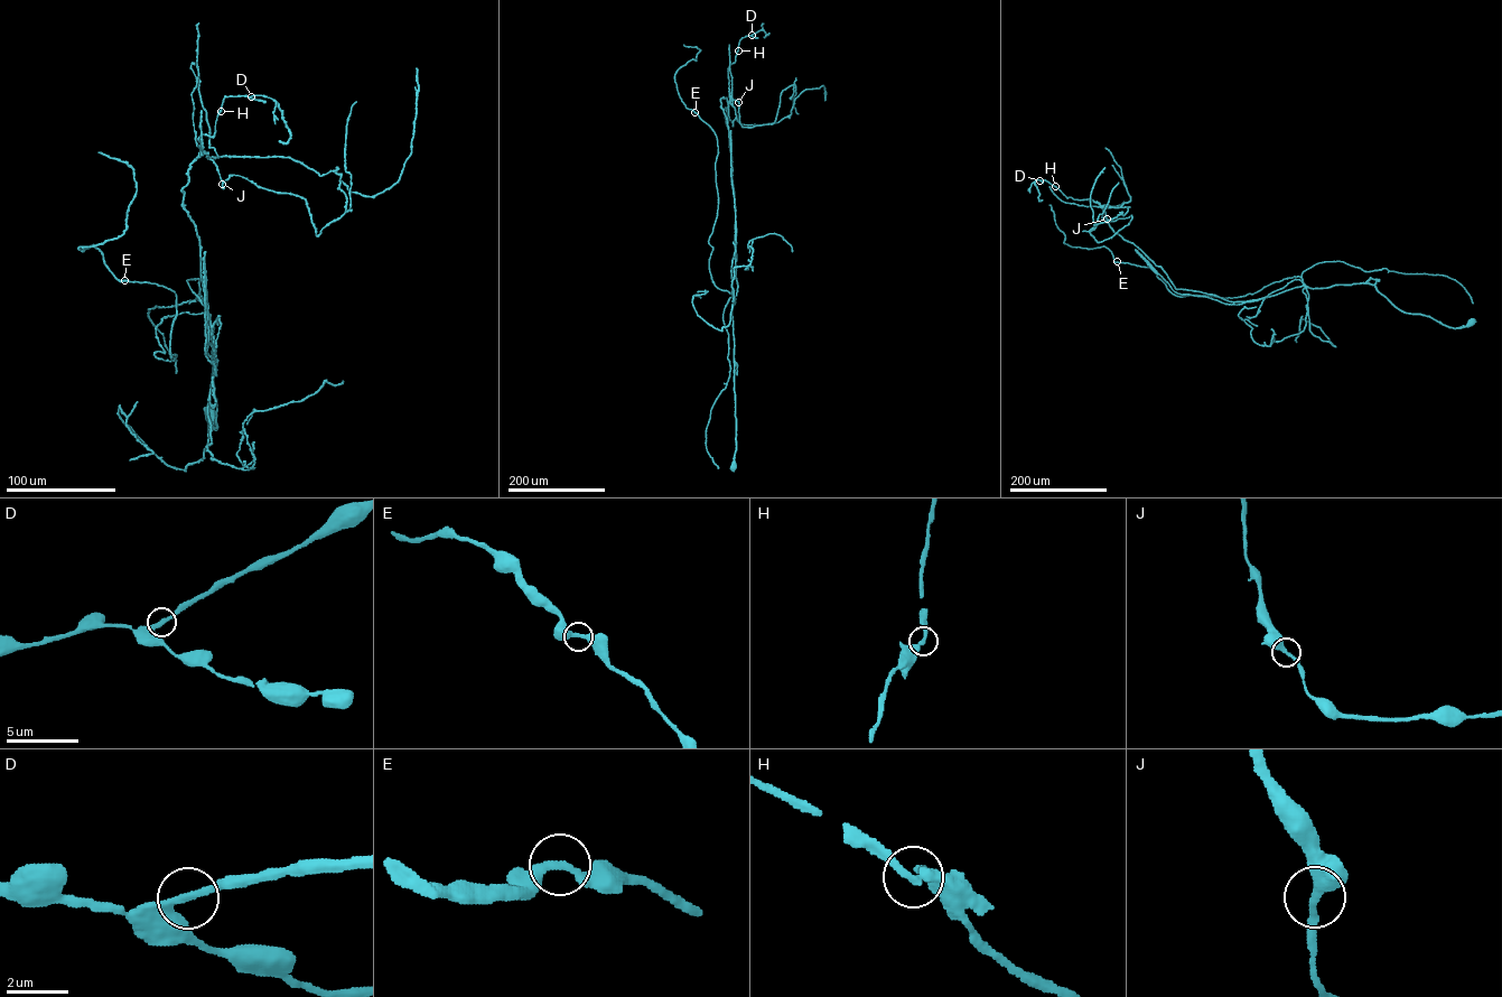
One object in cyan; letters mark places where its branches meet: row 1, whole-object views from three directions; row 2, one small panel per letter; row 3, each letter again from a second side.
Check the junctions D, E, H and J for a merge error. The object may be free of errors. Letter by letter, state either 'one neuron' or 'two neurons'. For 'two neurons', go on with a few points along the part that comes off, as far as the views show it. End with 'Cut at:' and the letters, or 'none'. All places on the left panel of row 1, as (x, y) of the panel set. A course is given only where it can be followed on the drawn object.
D: one neuron
E: one neuron
H: one neuron
J: one neuron
Cut at: none

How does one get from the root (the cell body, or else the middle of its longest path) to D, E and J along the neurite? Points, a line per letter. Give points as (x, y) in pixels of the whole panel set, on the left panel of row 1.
D: (212, 416), (216, 429), (213, 328), (205, 355), (214, 370), (199, 240), (182, 188), (223, 99), (251, 96)
E: (212, 416), (216, 429), (210, 315), (164, 317), (157, 359), (176, 356), (176, 295), (124, 280)
J: (212, 416), (216, 429), (213, 328), (205, 355), (214, 370), (199, 240), (182, 188), (202, 151), (222, 184)

